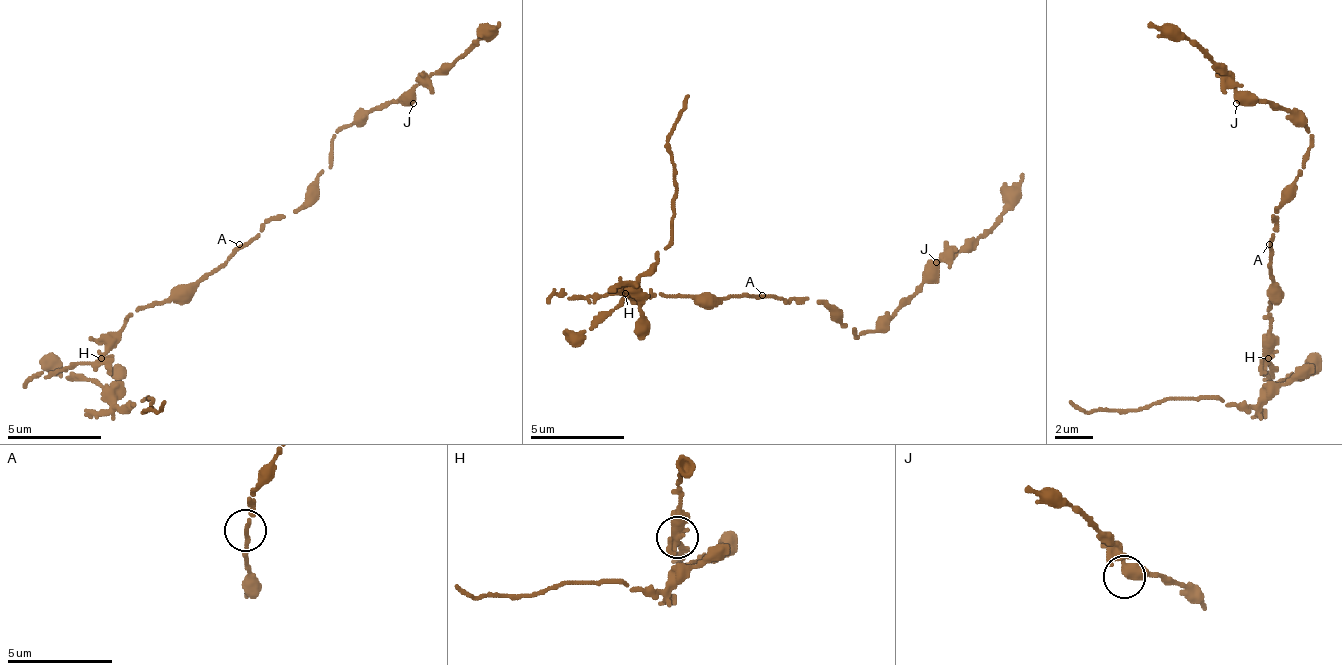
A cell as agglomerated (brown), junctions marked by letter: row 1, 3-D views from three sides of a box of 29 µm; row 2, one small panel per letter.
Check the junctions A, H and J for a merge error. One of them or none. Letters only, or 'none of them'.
H

